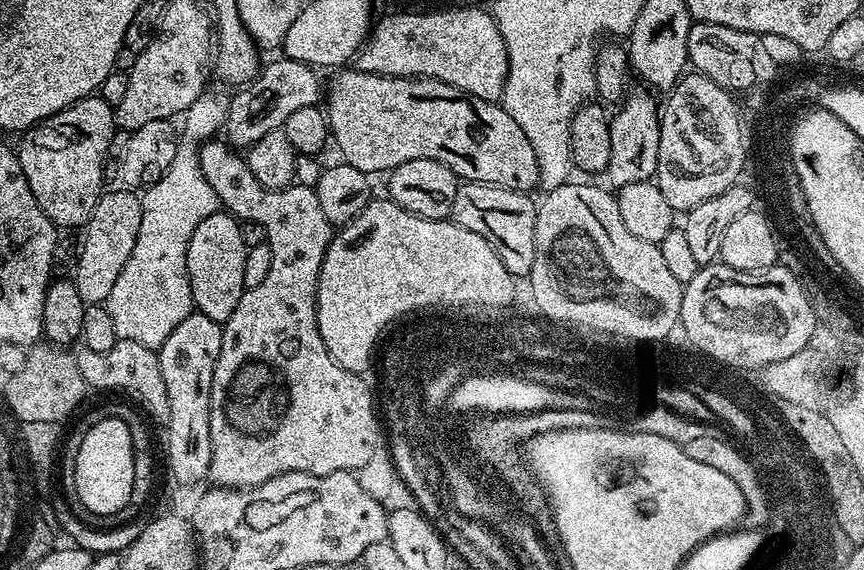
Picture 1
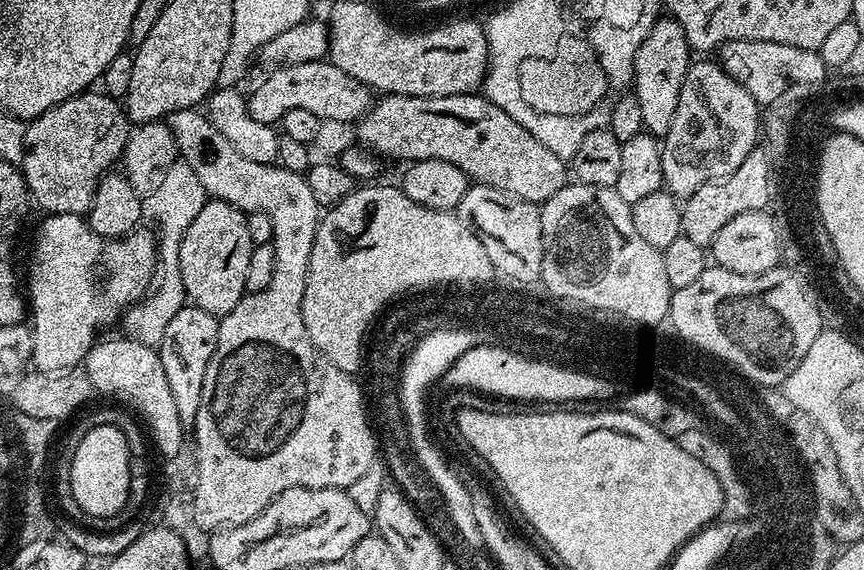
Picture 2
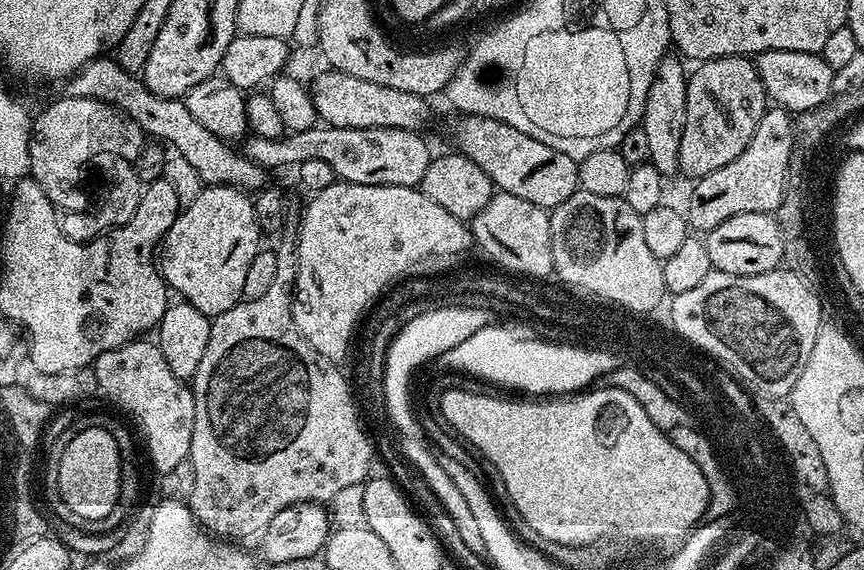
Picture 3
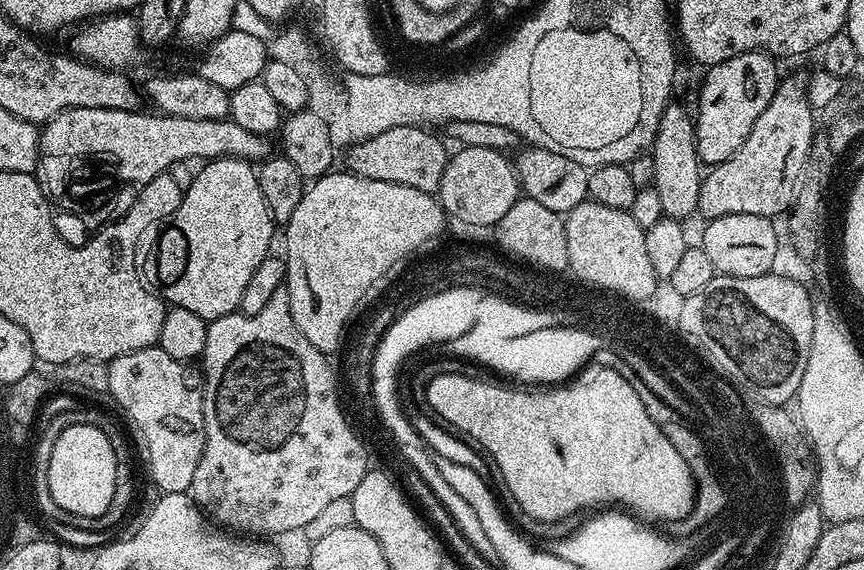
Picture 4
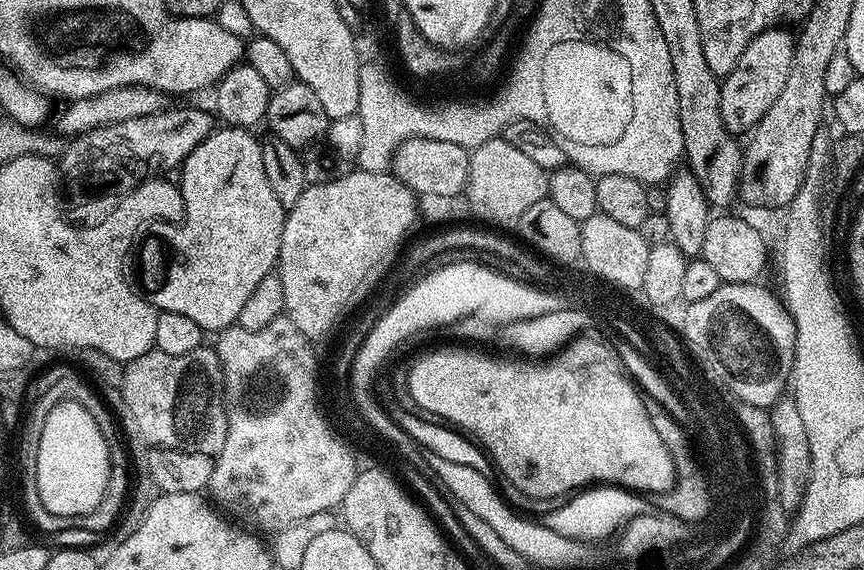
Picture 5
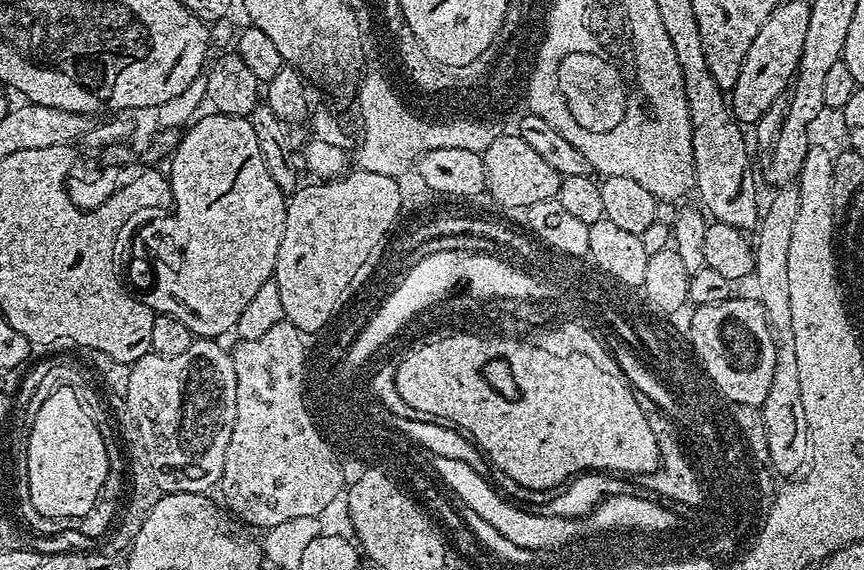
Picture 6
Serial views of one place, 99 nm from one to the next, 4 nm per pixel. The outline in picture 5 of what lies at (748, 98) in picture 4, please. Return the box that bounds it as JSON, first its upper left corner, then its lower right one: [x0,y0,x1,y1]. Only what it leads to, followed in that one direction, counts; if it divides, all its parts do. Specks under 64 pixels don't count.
[720,28,794,134]

